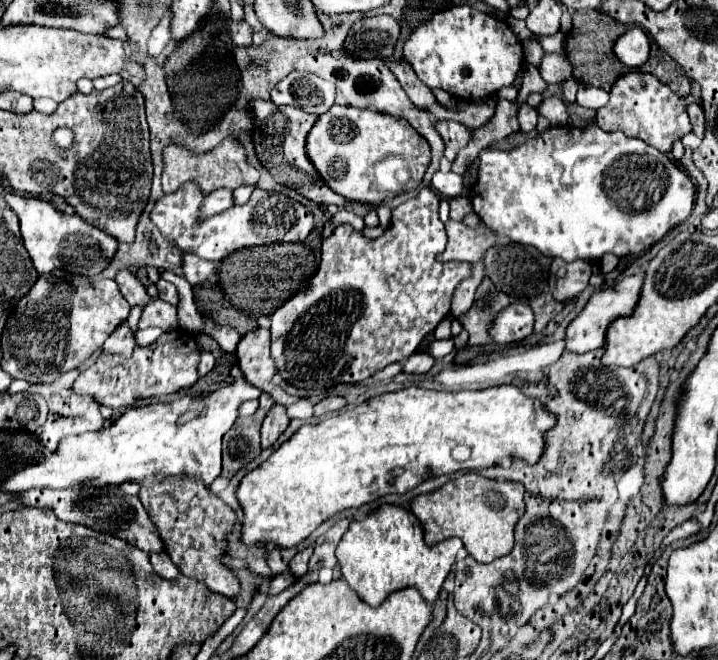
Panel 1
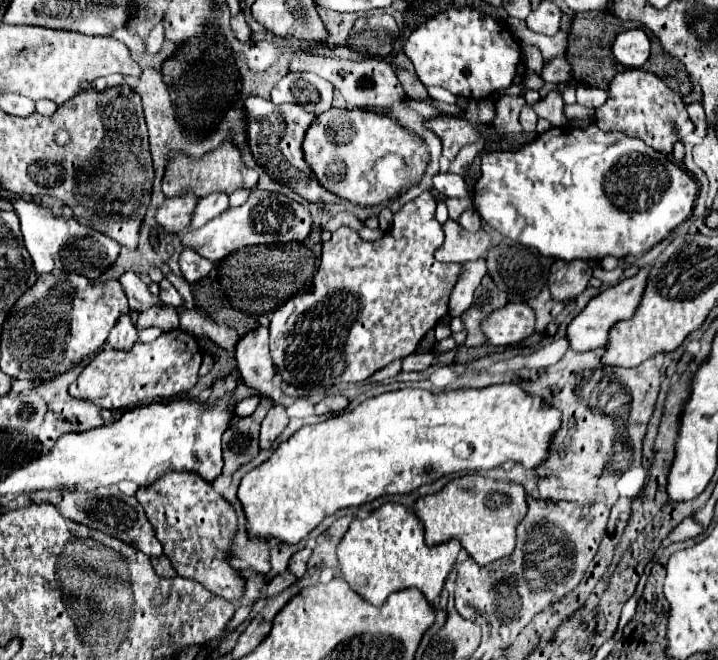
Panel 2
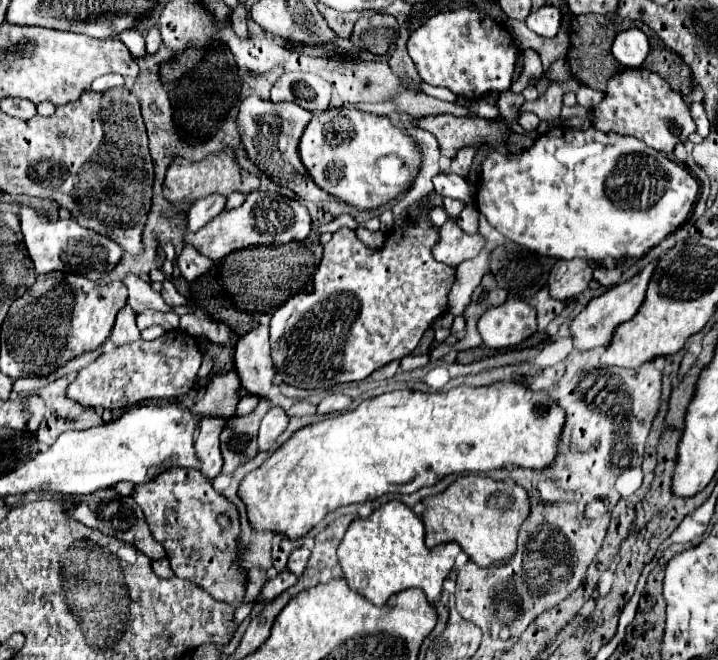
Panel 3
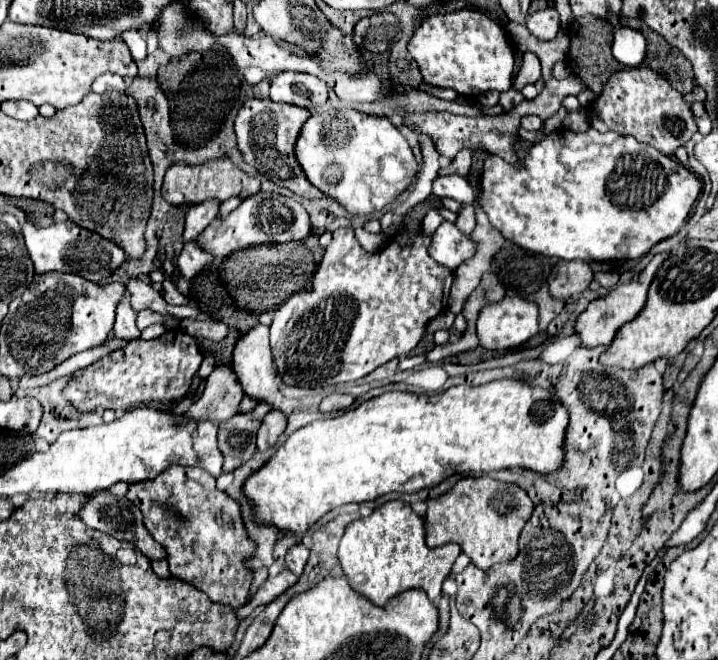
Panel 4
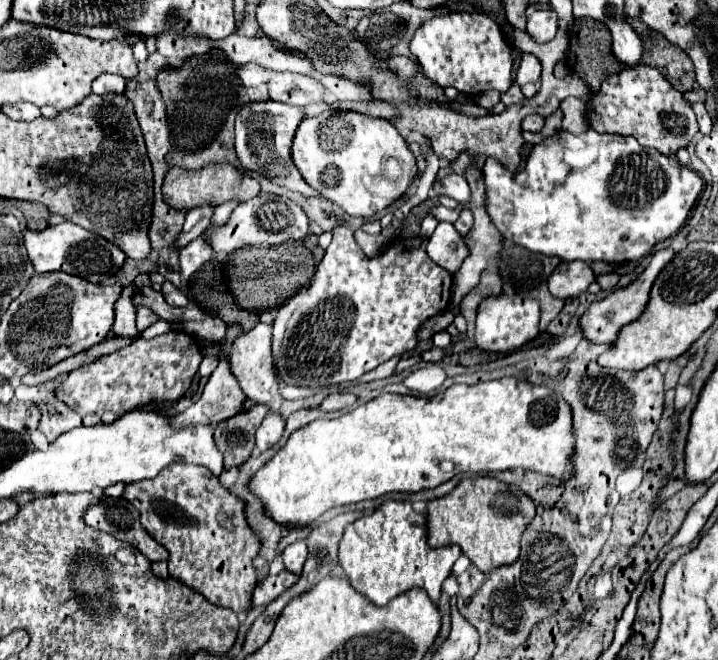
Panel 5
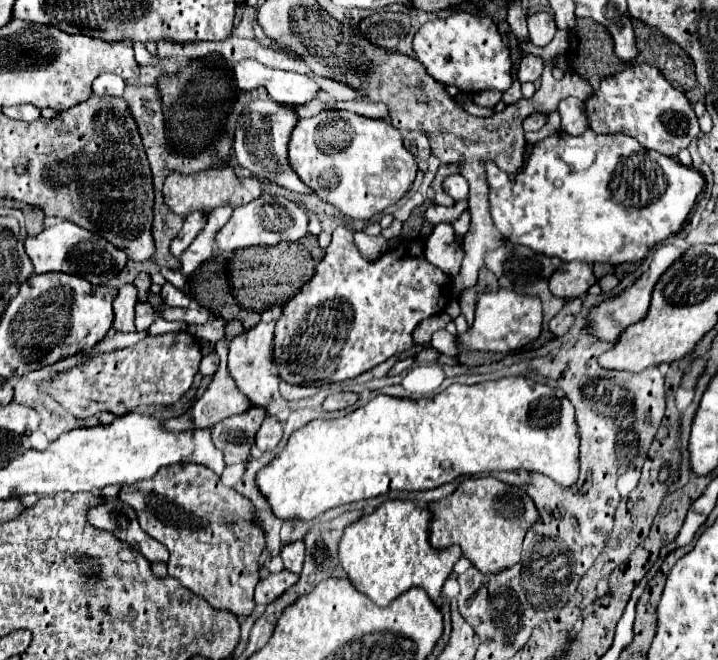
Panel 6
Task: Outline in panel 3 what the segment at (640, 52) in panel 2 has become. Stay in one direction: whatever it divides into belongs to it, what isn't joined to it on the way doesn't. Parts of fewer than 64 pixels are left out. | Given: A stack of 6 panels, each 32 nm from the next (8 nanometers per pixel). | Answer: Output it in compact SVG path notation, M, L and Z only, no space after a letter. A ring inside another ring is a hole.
M622 30L612 44L612 54L626 68L640 68L648 56L648 38L642 30Z

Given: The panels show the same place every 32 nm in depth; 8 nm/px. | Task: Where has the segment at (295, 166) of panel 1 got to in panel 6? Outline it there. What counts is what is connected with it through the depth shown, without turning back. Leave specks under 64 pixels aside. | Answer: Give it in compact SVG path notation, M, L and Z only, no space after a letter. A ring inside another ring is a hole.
M256 100L248 104L236 122L234 132L234 156L242 168L248 168L252 174L262 174L274 184L288 188L290 192L298 194L310 194L310 190L304 188L302 180L294 176L294 170L290 170L290 164L286 164L286 142L290 140L290 132L294 124L298 122L296 112L290 106L278 104L274 100Z

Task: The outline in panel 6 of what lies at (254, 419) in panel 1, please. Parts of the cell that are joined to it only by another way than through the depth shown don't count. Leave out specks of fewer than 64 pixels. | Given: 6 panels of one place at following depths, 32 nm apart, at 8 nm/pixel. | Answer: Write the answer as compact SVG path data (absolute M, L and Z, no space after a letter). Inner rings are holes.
M250 408L242 414L228 416L220 420L212 428L212 442L224 454L226 464L246 462L250 456L250 448L254 444L254 436L264 420L262 408Z

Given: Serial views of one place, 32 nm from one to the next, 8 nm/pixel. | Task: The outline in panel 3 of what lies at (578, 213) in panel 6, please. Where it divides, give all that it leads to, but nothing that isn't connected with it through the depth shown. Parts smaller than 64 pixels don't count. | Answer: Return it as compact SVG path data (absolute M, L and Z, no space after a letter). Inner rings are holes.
M558 126L558 128L552 128L550 132L546 132L544 136L540 136L534 146L518 156L502 156L498 152L490 154L484 162L482 162L482 184L478 186L478 192L476 192L476 206L478 210L488 218L488 222L500 232L504 234L508 240L528 248L528 250L534 250L538 254L544 254L544 256L554 256L554 258L562 258L562 260L572 260L572 258L586 258L586 260L594 260L594 262L602 262L604 258L640 258L644 256L650 248L654 248L658 242L662 242L666 236L670 236L672 232L676 232L688 218L696 198L698 198L698 192L700 192L700 184L698 180L684 168L680 166L678 162L670 160L666 154L642 144L640 140L632 138L632 136L620 136L620 134L614 134L614 132L598 132L594 126L590 126L588 130L574 130L574 128L566 128L566 126Z

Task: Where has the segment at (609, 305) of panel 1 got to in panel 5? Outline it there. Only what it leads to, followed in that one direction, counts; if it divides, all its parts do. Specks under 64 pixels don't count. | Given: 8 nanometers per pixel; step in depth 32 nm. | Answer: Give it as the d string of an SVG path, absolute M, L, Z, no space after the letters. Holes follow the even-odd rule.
M662 248L662 250L658 250L658 252L652 256L650 266L648 266L630 286L612 292L610 296L606 296L606 298L600 300L600 302L594 302L594 304L588 308L588 312L582 316L582 320L580 320L580 322L582 322L582 332L584 332L584 336L586 336L590 342L594 342L594 344L612 344L612 342L618 338L620 330L622 330L626 324L638 320L638 318L644 314L646 304L648 304L648 298L650 298L650 288L652 288L654 280L658 278L658 274L664 270L664 266L666 266L676 254L678 254L678 252L676 252L674 248Z

